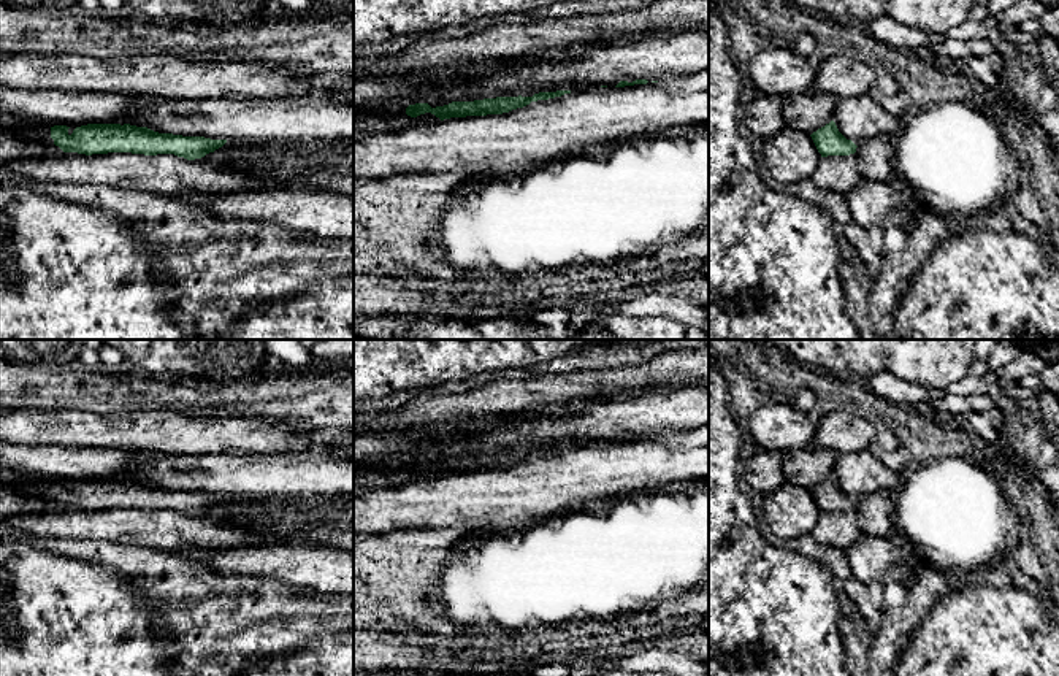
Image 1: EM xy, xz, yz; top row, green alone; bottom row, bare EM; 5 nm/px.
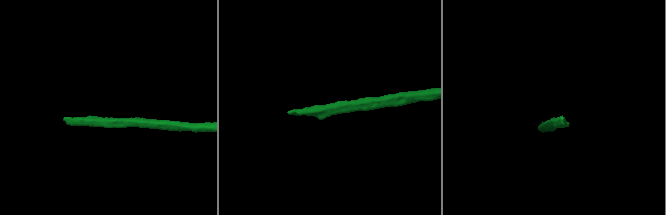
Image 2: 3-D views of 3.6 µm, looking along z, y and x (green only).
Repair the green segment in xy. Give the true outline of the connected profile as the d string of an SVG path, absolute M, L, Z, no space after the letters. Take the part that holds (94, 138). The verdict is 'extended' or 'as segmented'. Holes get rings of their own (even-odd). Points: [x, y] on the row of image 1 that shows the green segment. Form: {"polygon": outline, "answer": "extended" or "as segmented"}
{"polygon": "M87 124L81 127L36 127L22 130L25 138L55 144L63 152L108 154L132 152L144 156L174 154L187 160L201 159L222 148L227 140L159 133L130 124Z", "answer": "extended"}

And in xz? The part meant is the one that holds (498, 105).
{"polygon": "M571 90L539 92L533 97L496 97L474 102L452 102L444 106L431 108L428 103L409 105L404 113L395 111L388 116L354 117L354 141L361 141L371 135L426 127L438 121L466 116L503 114L523 108L531 102L549 100L571 94Z", "answer": "extended"}

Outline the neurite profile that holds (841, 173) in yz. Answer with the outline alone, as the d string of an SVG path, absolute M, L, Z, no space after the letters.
M856 154L821 157L812 181L820 189L829 189L847 195L862 181Z

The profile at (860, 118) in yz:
M869 92L859 97L839 98L834 122L847 140L856 143L877 136L894 138L900 125L899 119L883 109Z

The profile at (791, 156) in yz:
M783 127L775 136L764 140L763 154L770 176L780 184L812 178L821 159L812 136L789 127Z

